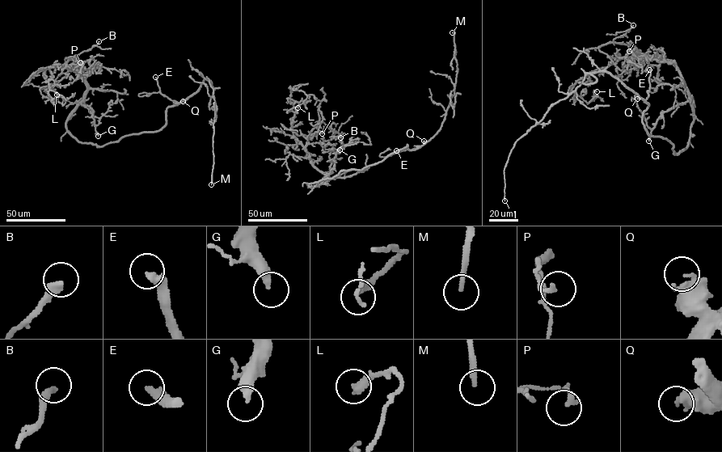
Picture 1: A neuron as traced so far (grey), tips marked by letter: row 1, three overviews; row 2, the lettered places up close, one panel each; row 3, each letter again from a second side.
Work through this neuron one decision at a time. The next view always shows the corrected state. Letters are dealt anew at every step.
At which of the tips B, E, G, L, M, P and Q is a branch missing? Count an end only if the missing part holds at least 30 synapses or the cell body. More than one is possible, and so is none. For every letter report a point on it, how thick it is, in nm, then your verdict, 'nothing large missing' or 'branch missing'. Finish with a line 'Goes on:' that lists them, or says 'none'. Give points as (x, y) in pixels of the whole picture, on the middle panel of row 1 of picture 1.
B: place (340, 137); calibre 360 nm; nothing large missing
E: place (396, 150); calibre 360 nm; branch missing
G: place (339, 149); calibre 360 nm; branch missing
L: place (297, 107); calibre 360 nm; nothing large missing
M: place (452, 32); calibre 200 nm; branch missing
P: place (322, 133); calibre 190 nm; nothing large missing
Q: place (424, 141); calibre 360 nm; nothing large missing
Goes on: E, G, M

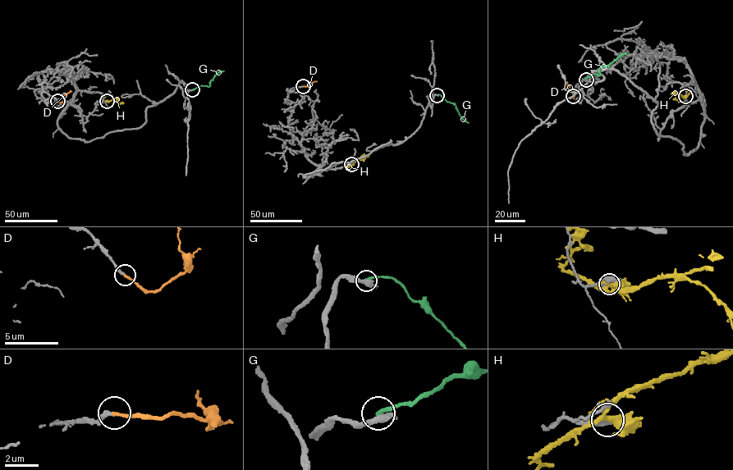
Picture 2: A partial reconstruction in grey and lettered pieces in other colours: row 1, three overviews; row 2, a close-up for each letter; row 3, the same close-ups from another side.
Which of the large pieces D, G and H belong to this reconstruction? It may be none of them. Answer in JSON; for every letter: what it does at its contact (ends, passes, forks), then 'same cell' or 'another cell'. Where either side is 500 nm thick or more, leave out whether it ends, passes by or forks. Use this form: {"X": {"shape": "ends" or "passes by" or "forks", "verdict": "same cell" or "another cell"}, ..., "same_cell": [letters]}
{"D": {"shape": "ends", "verdict": "same cell"}, "G": {"verdict": "another cell"}, "H": {"shape": "forks", "verdict": "another cell"}, "same_cell": ["D"]}

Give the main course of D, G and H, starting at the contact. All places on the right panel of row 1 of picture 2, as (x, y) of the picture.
D: (573, 96), (566, 82)
G: (586, 79), (594, 74), (599, 75), (599, 67), (609, 65), (626, 52)
H: (685, 96), (680, 95), (679, 99), (673, 98)

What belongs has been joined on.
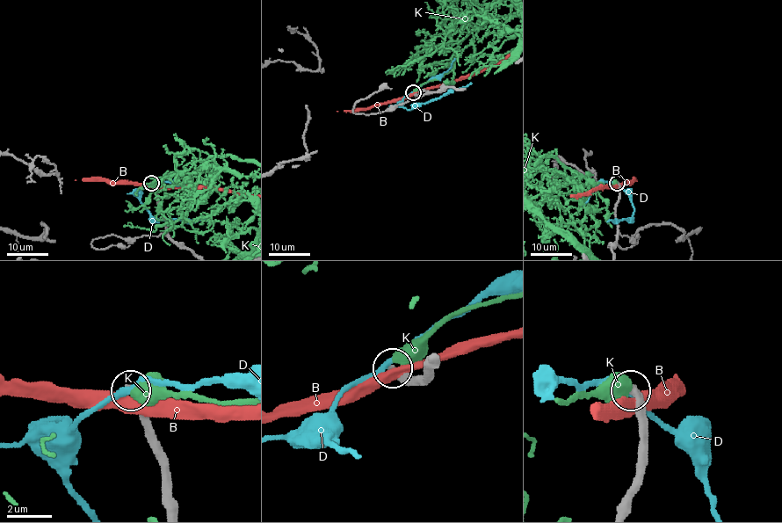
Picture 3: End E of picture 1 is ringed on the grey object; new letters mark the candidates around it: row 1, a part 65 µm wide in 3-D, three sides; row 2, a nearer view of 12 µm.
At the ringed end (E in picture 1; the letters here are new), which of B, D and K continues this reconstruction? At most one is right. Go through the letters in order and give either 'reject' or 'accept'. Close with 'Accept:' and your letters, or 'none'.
B: reject
D: reject
K: reject
Accept: none

